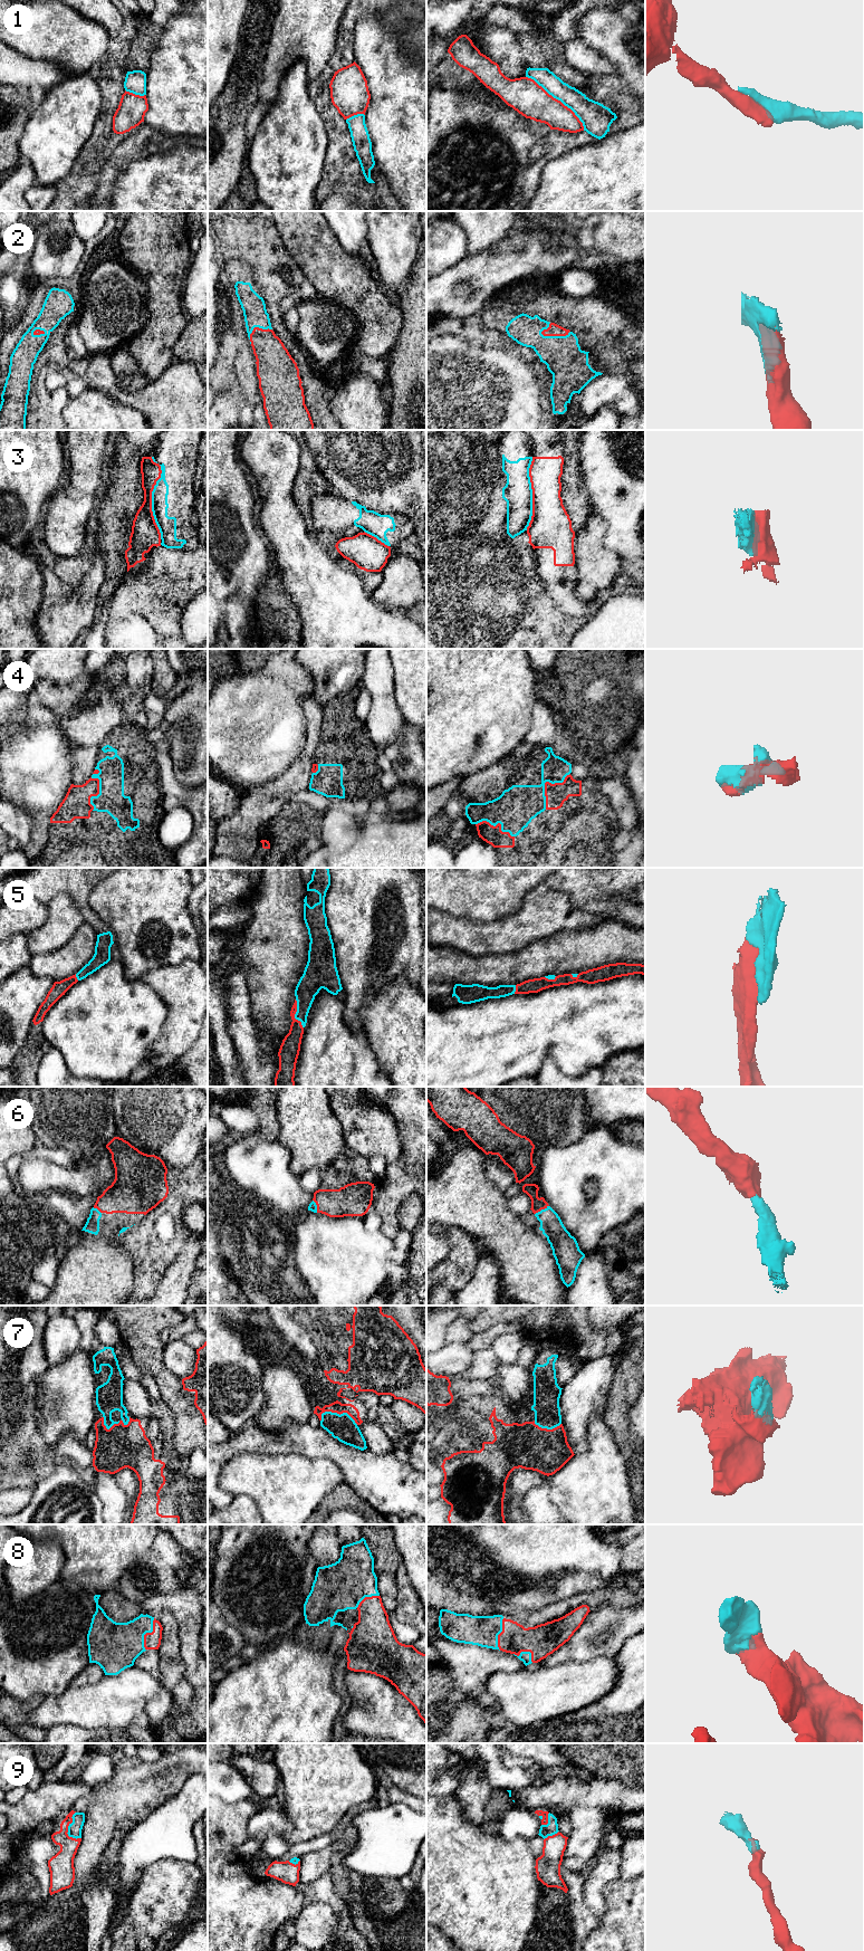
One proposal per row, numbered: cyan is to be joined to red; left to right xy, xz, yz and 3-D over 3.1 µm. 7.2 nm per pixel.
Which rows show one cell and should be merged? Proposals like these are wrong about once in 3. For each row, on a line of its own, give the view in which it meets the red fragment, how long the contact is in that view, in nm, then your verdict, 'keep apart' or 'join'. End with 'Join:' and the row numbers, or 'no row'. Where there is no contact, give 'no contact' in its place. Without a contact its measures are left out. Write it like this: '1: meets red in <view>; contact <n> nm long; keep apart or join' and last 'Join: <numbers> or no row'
1: meets red in yz; contact 550 nm long; join
2: meets red in yz; contact 220 nm long; join
3: meets red in xy; contact 550 nm long; keep apart
4: meets red in yz; contact 320 nm long; join
5: meets red in xz; contact 220 nm long; join
6: meets red in yz; contact 120 nm long; join
7: meets red in xz; contact 280 nm long; join
8: meets red in xy; contact 240 nm long; join
9: meets red in xy; contact 200 nm long; join
Join: 1, 2, 4, 5, 6, 7, 8, 9

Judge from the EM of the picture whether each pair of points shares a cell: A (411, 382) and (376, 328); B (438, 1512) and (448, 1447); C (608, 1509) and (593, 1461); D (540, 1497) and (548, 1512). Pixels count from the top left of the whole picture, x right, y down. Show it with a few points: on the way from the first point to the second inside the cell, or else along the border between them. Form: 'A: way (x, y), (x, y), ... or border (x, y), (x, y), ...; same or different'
A: border (401, 327), (397, 342), (390, 354); different
B: border (441, 1497), (448, 1503); different
C: way (596, 1497), (596, 1473); same
D: way (540, 1500), (540, 1504), (545, 1509); same

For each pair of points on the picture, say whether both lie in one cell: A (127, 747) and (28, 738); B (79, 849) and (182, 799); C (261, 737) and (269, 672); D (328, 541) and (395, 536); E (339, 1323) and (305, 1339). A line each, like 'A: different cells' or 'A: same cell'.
A: different cells
B: different cells
C: same cell
D: different cells
E: different cells

